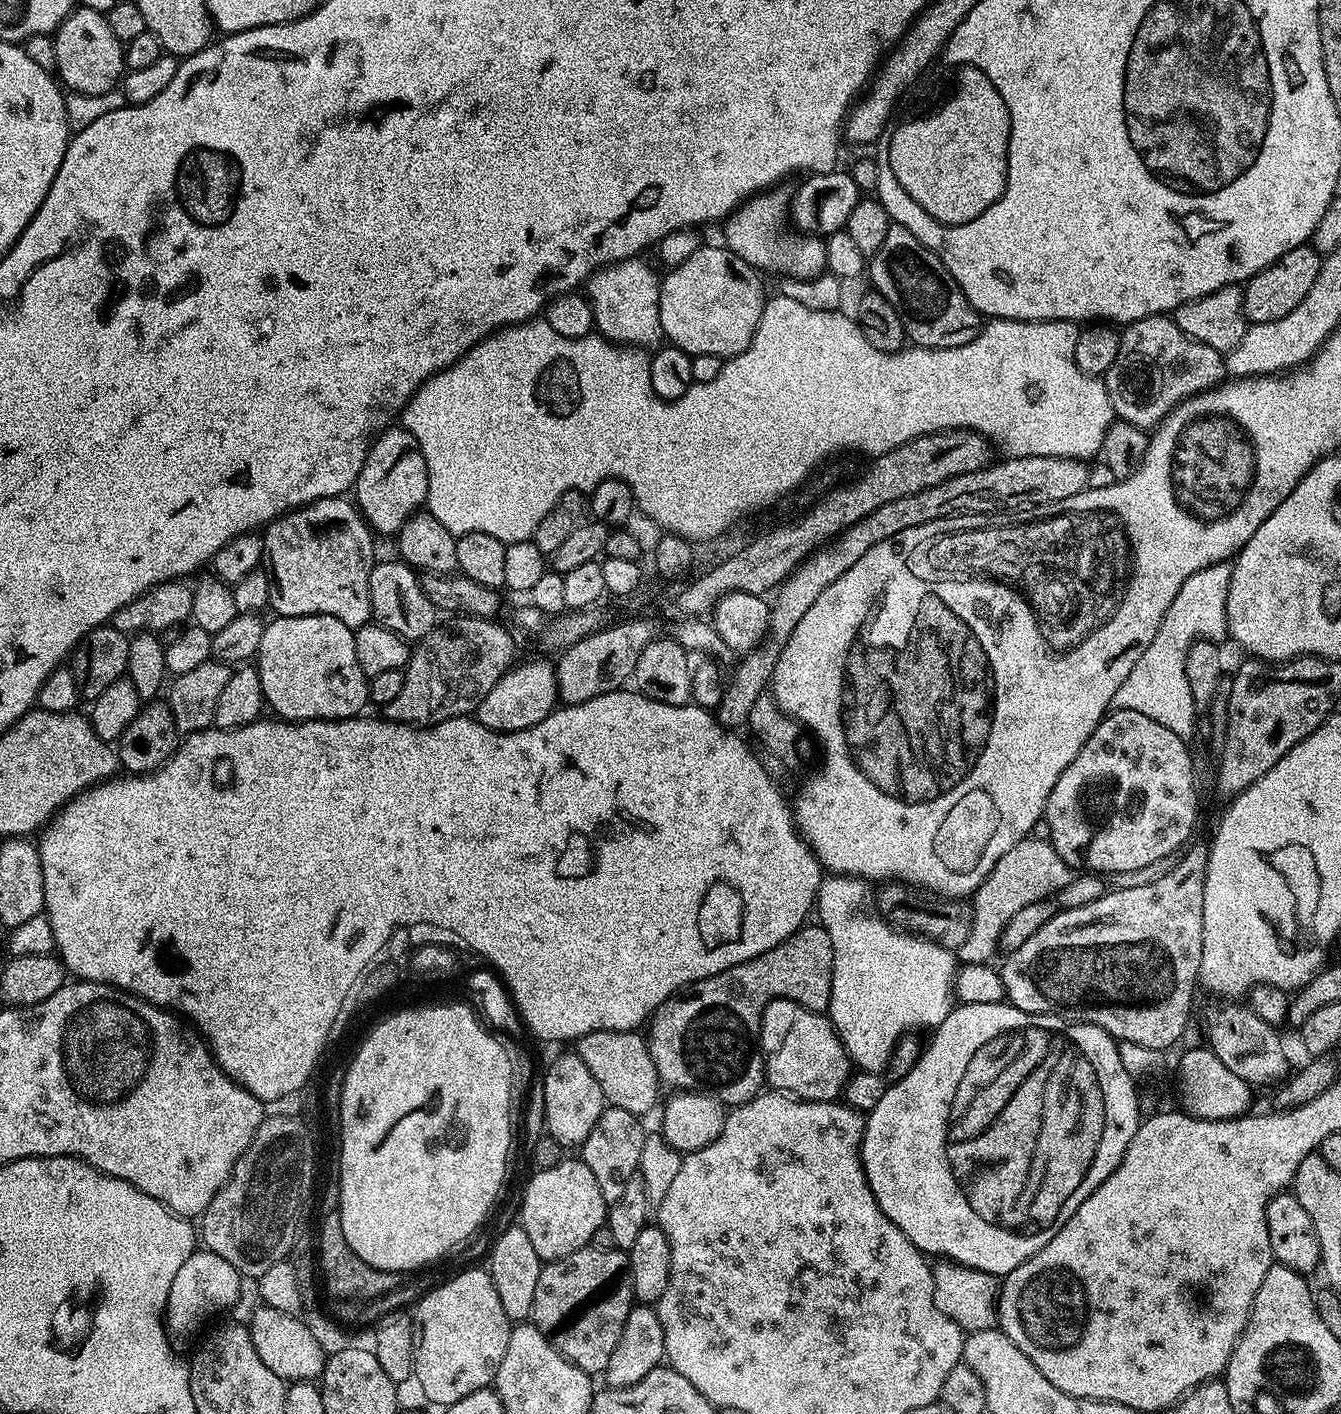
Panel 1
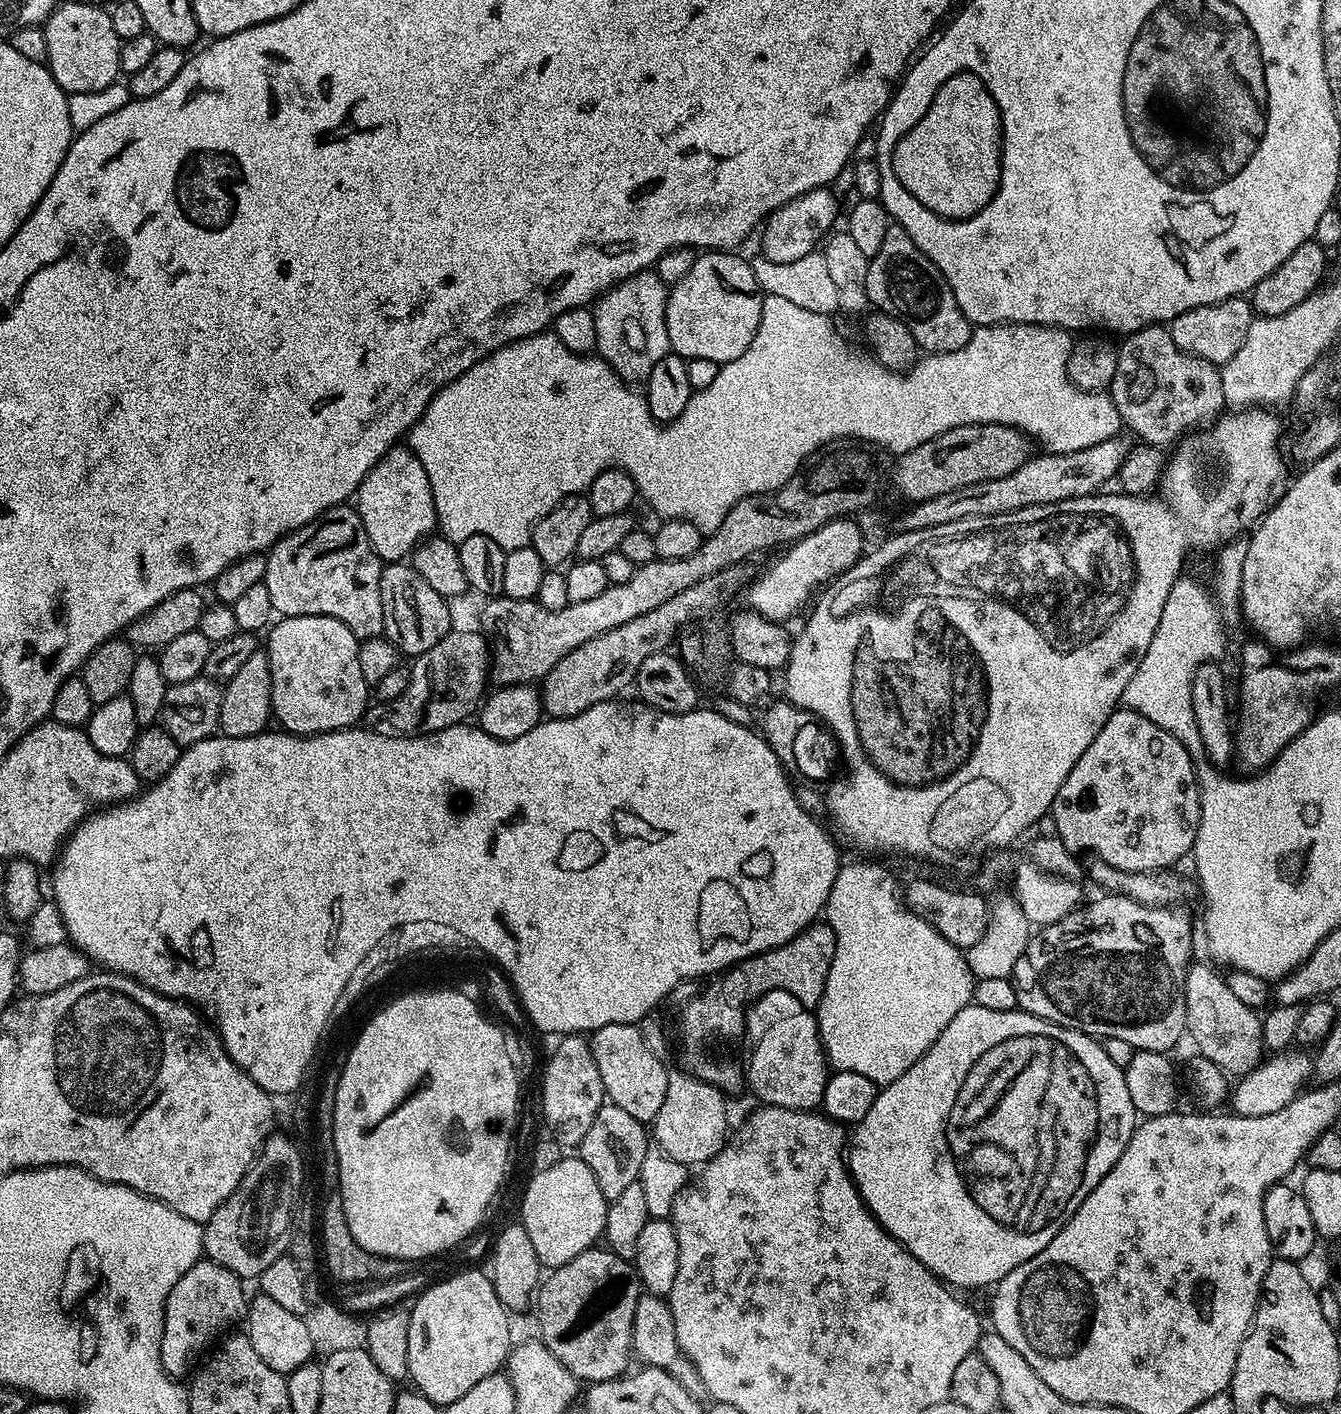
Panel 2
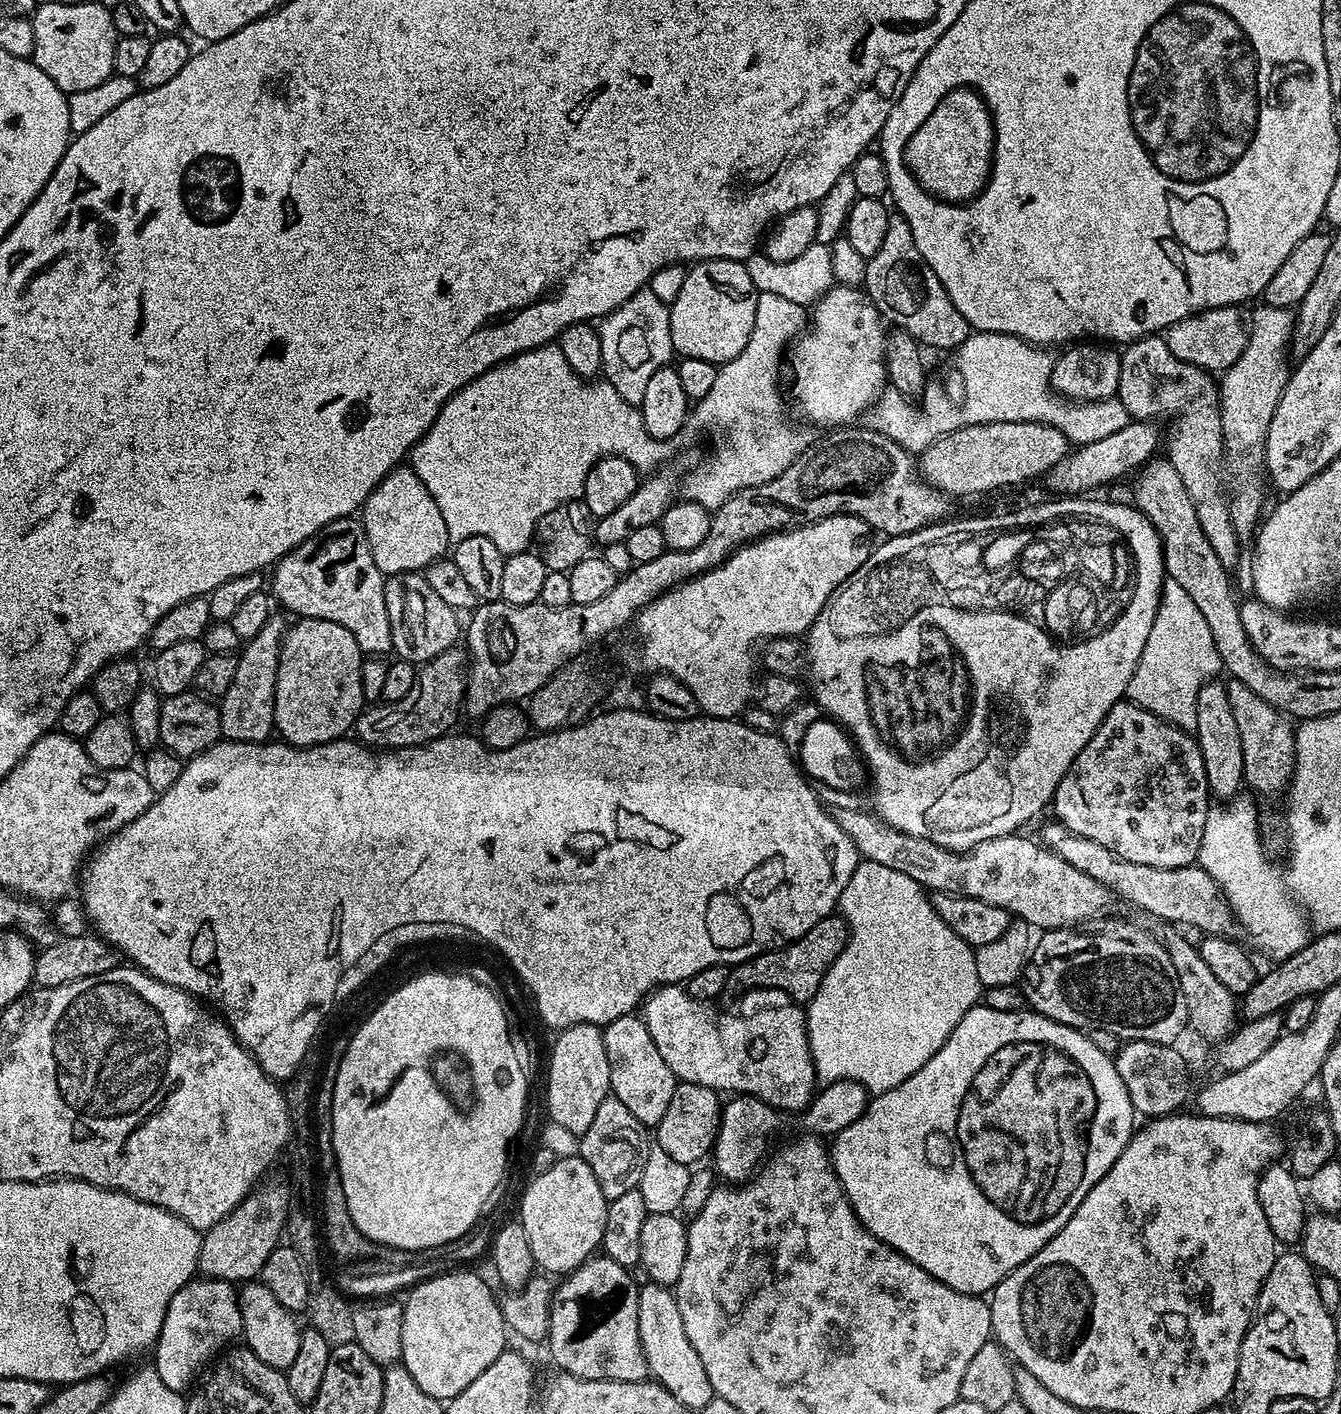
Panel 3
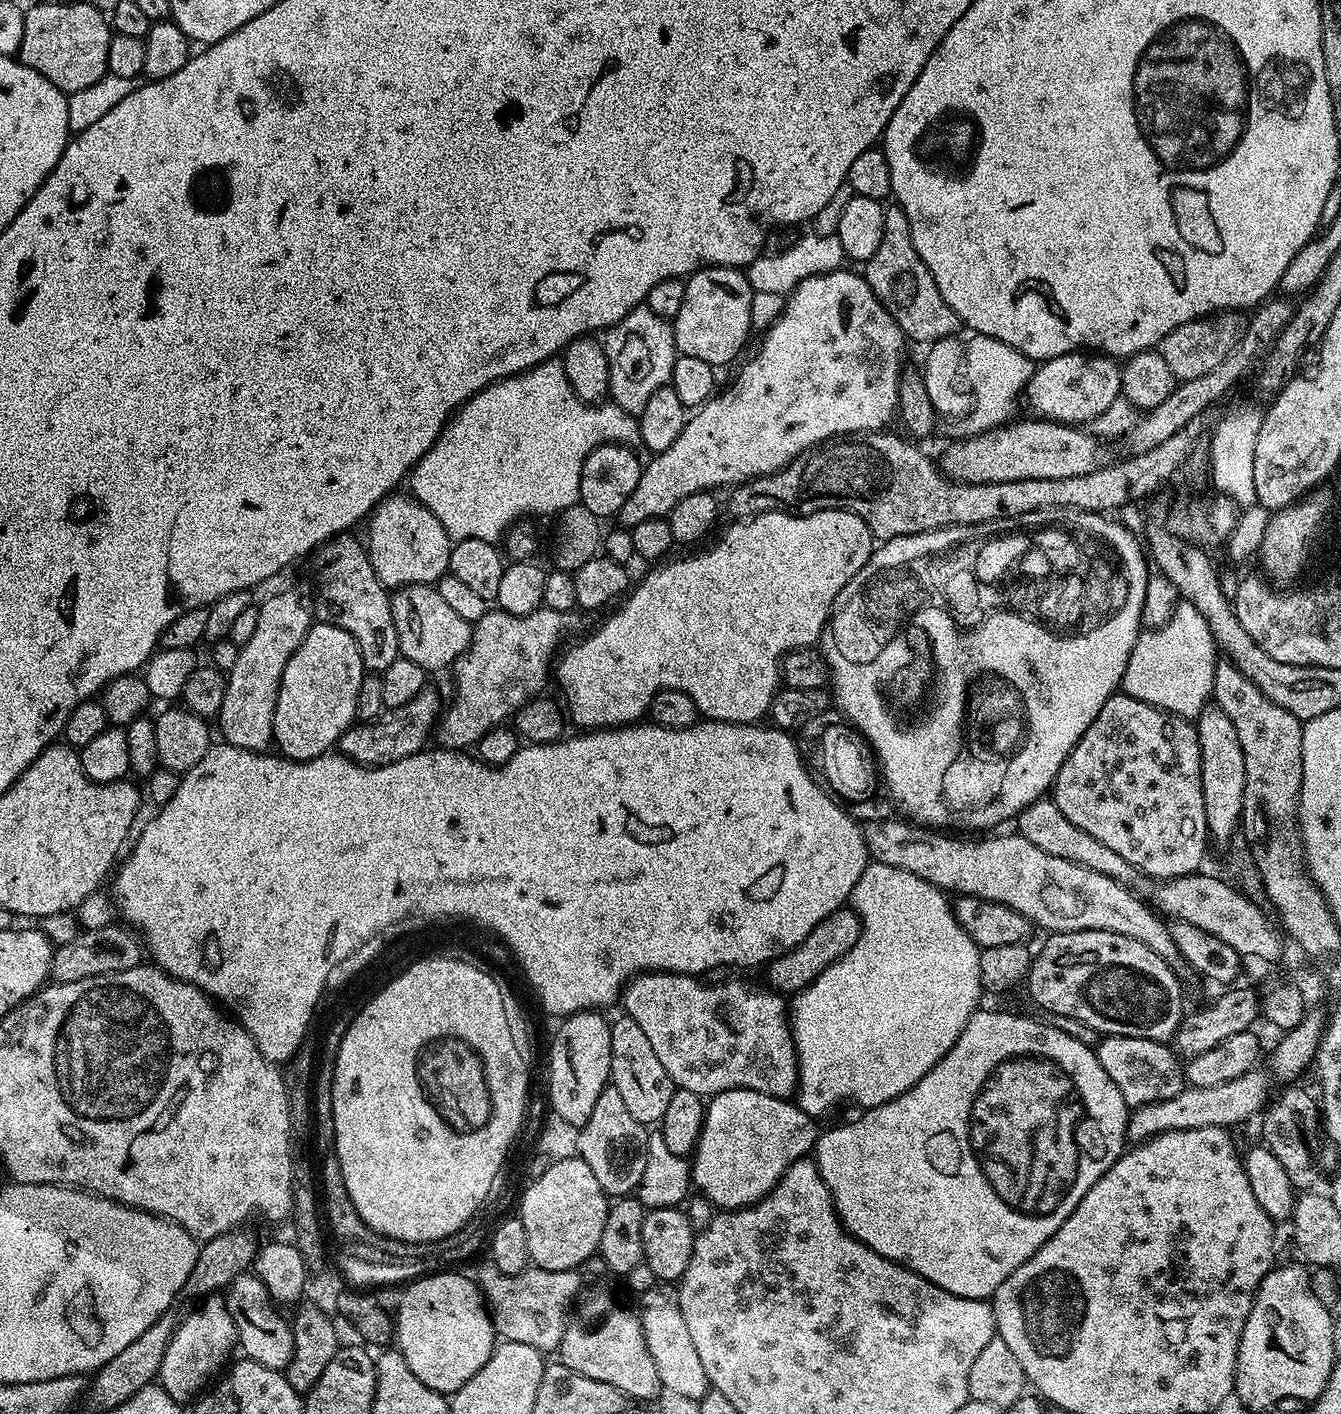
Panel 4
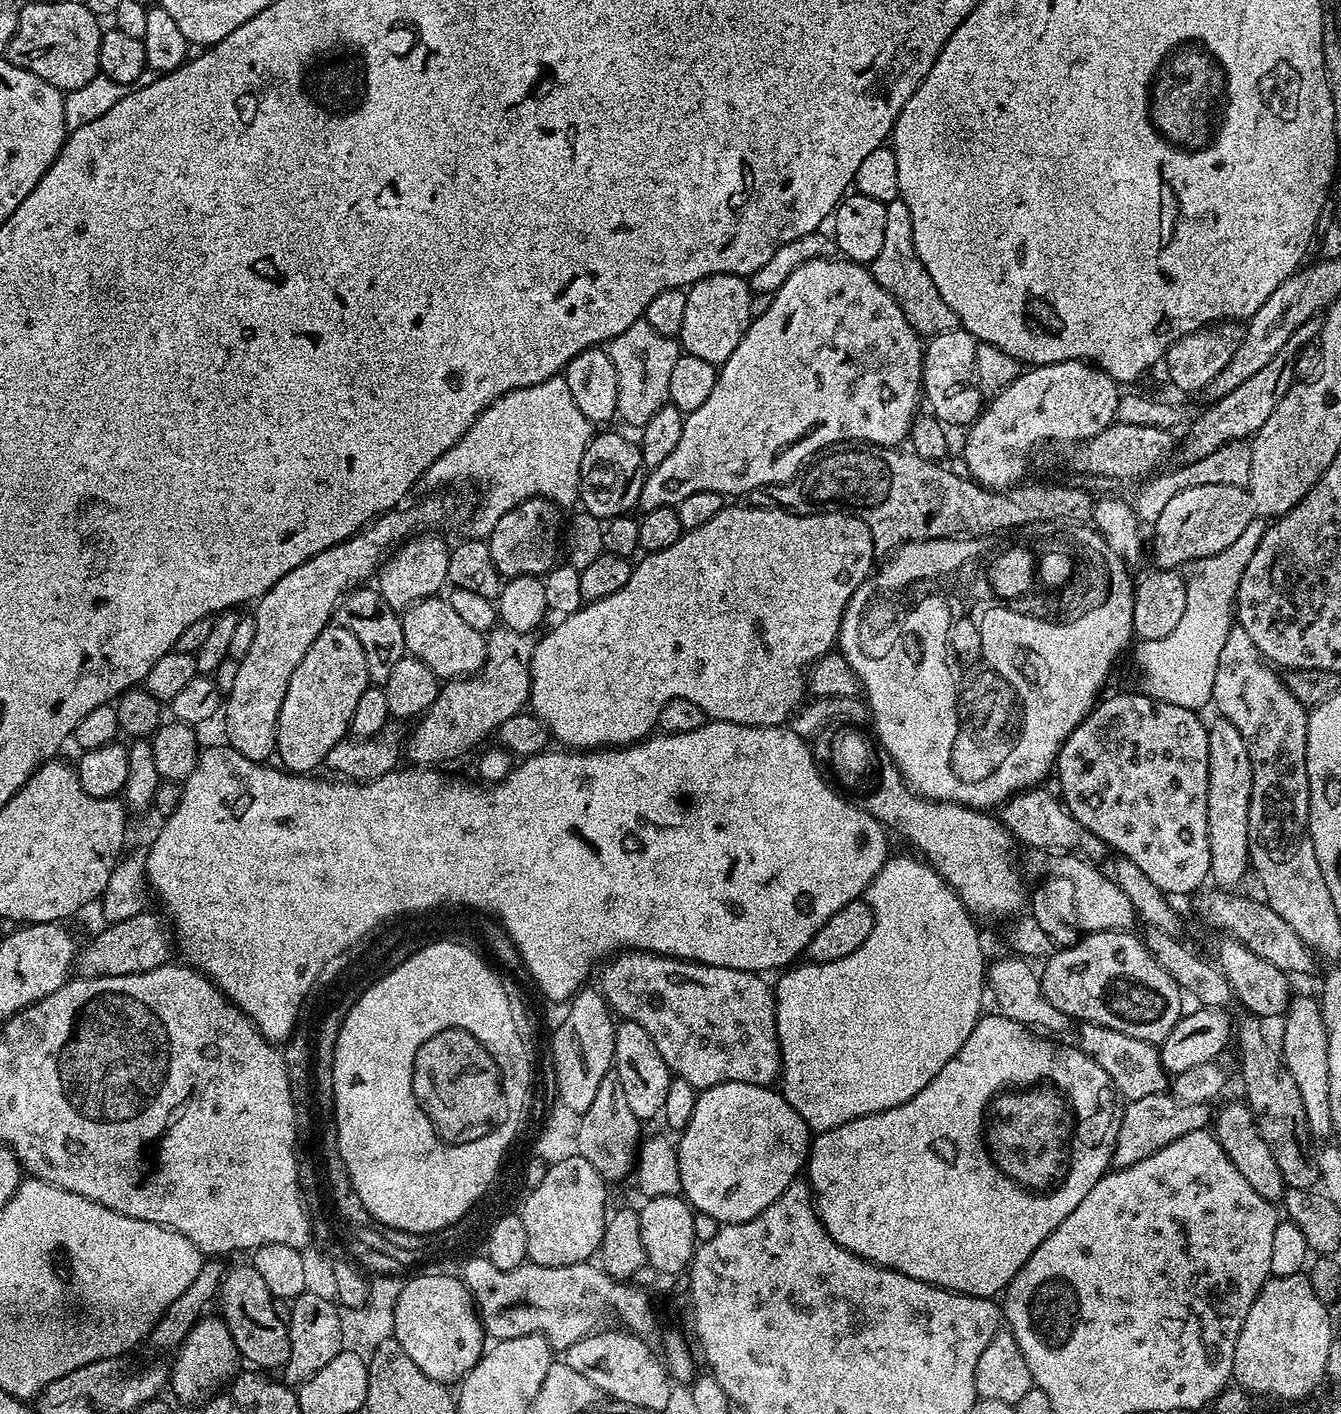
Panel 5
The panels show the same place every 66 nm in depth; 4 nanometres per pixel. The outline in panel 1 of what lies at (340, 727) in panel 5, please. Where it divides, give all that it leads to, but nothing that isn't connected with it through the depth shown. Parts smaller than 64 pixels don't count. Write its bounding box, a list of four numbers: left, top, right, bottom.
[254,616,369,722]

